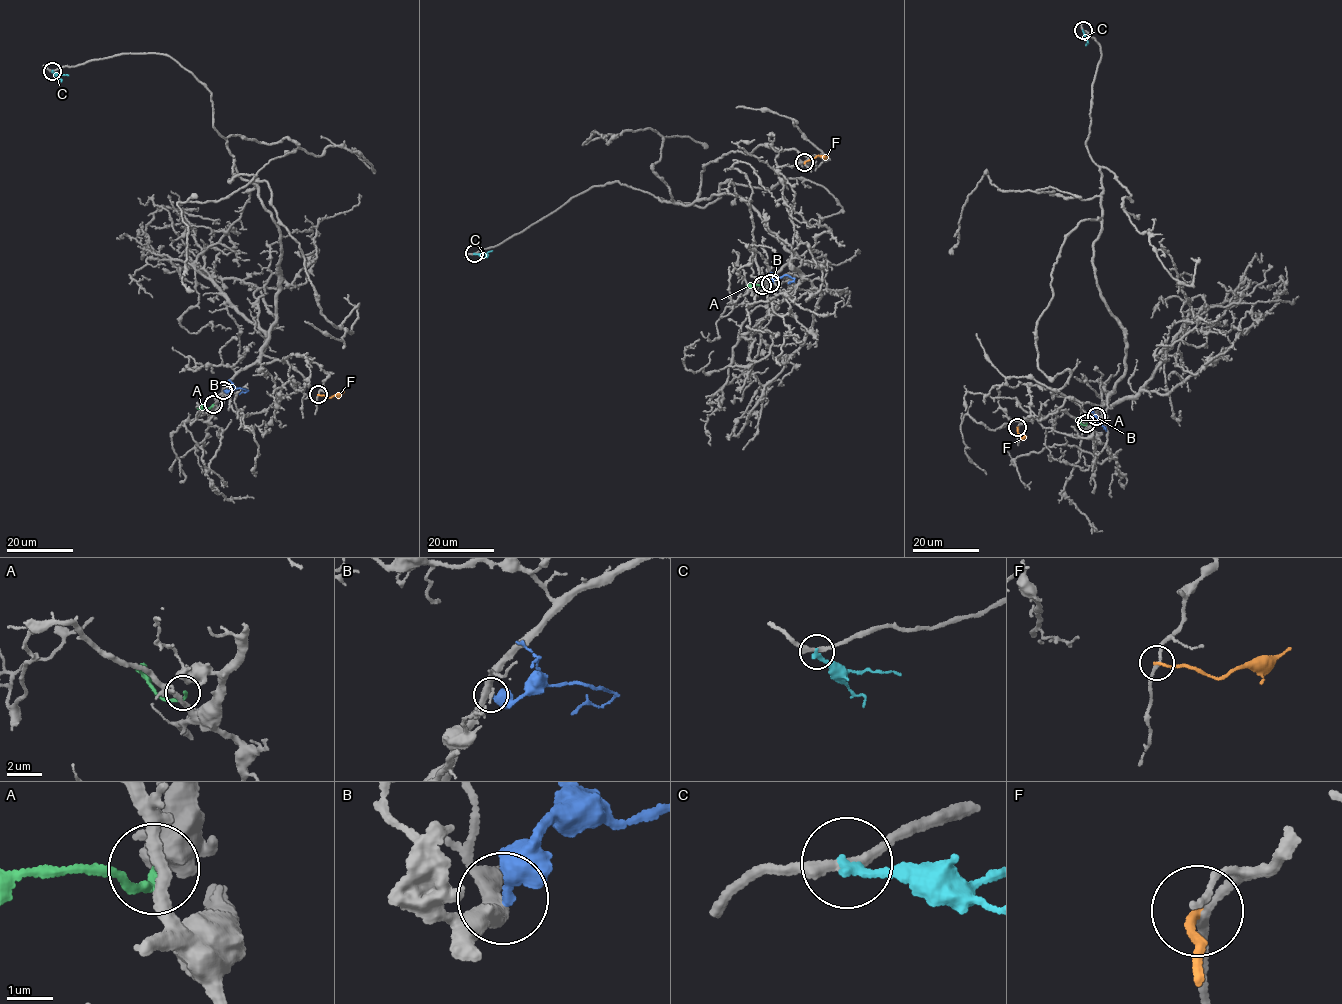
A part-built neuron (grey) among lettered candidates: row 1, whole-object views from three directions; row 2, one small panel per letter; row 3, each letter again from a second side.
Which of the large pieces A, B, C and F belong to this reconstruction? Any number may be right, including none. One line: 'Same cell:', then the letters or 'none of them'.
Same cell: none of them

